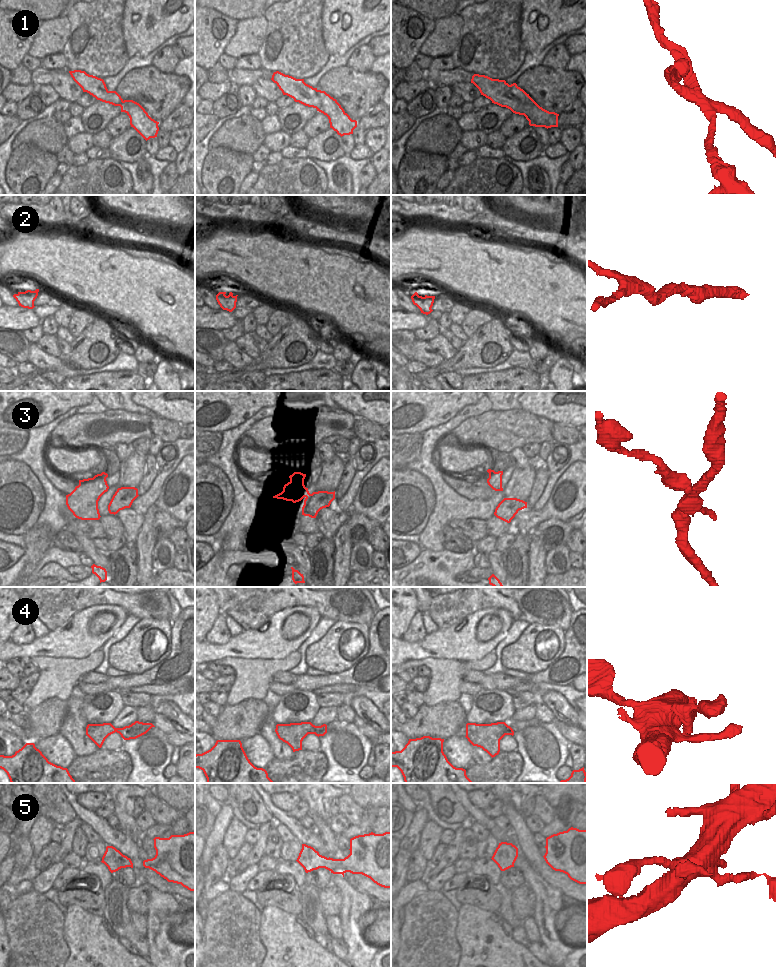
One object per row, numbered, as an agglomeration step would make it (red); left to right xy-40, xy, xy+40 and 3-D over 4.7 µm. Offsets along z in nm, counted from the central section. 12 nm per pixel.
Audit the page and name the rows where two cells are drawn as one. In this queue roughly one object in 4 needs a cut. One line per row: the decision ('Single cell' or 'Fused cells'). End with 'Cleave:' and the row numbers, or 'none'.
1: Fused cells
2: Single cell
3: Fused cells
4: Single cell
5: Single cell
Cleave: 1, 3.

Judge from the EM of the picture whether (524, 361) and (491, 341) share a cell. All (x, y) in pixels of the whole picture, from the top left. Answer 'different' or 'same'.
different

